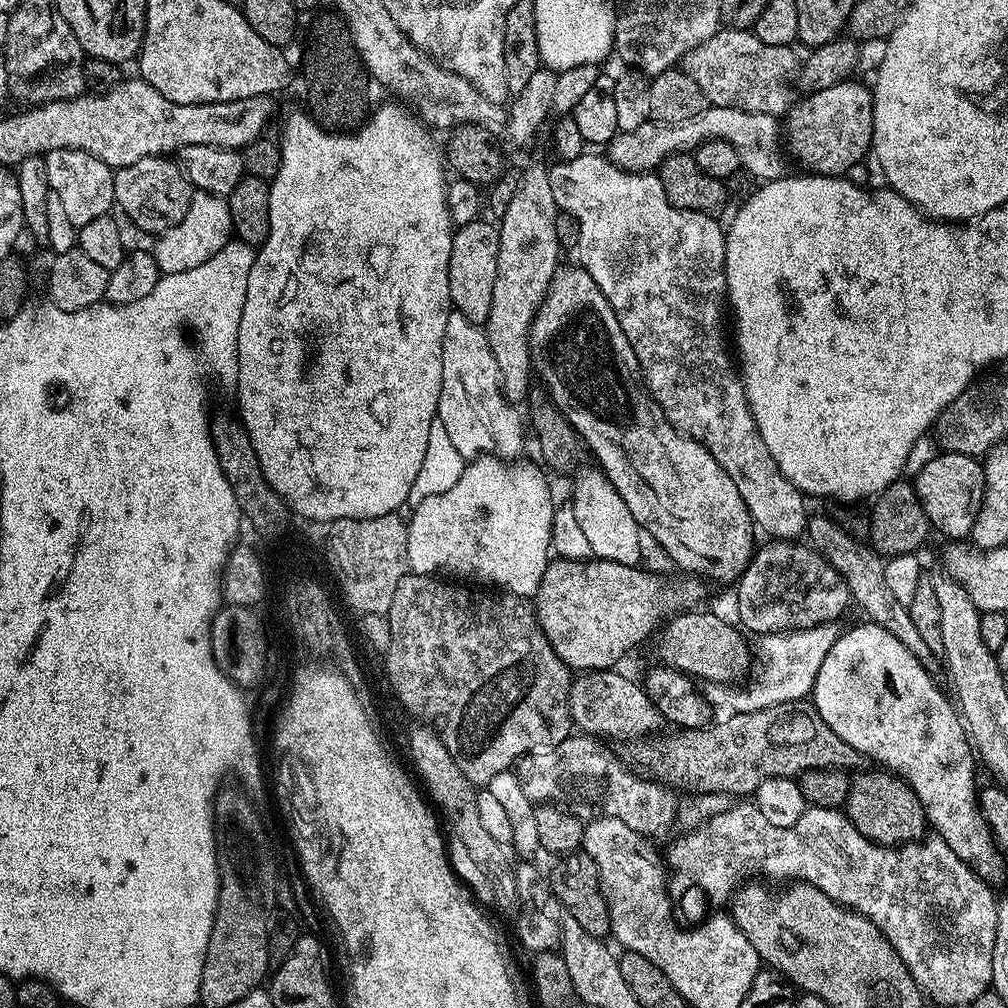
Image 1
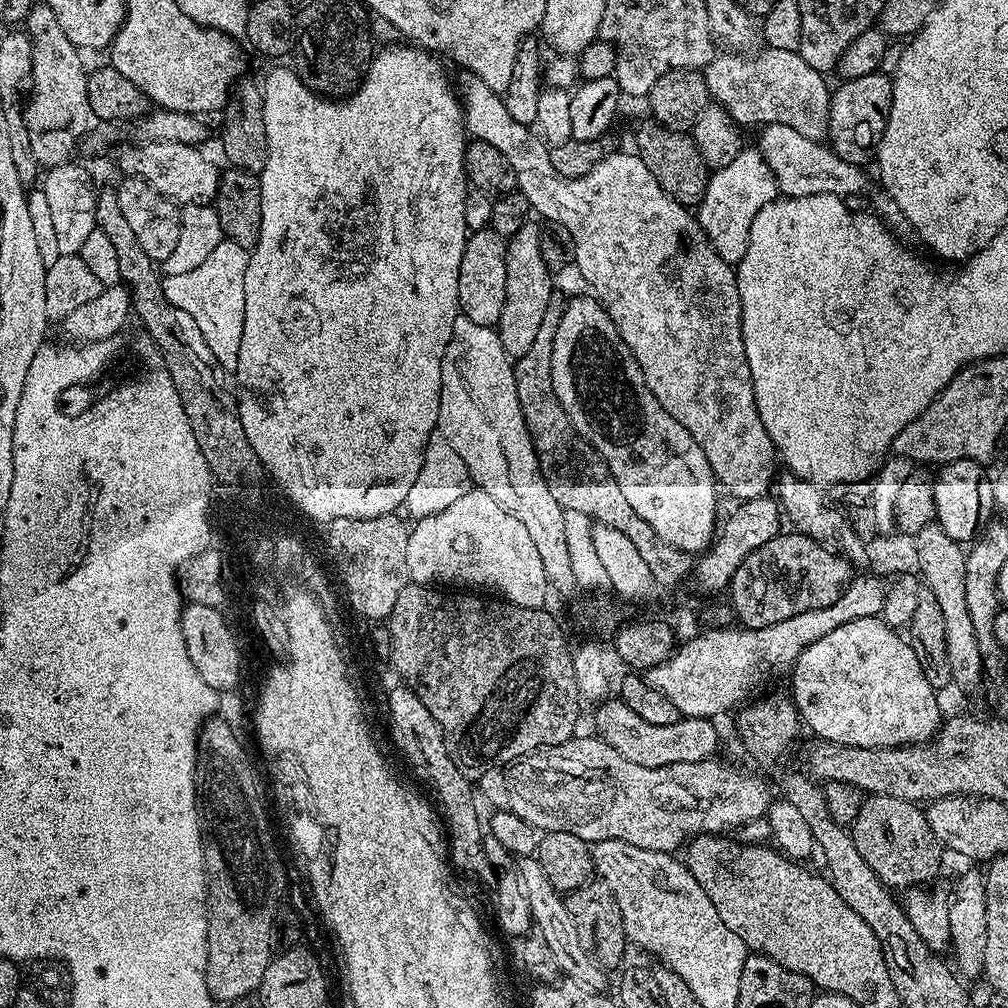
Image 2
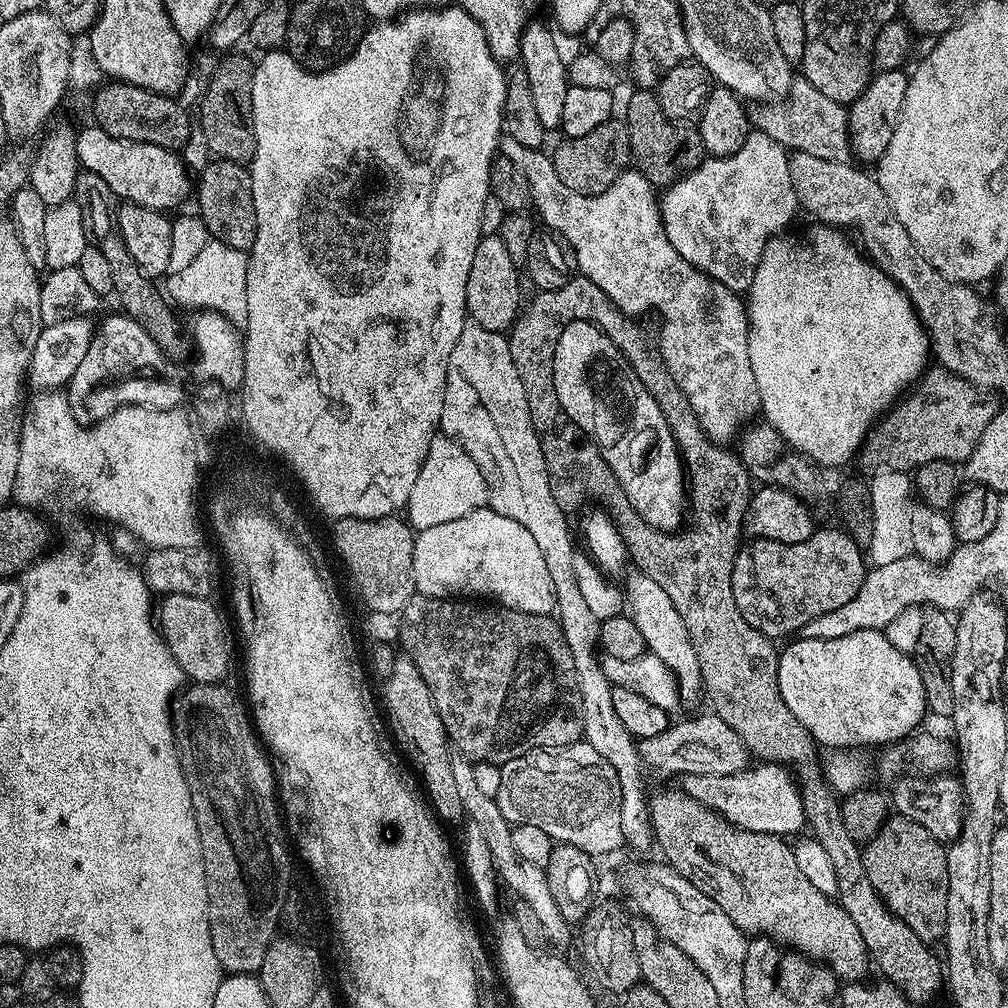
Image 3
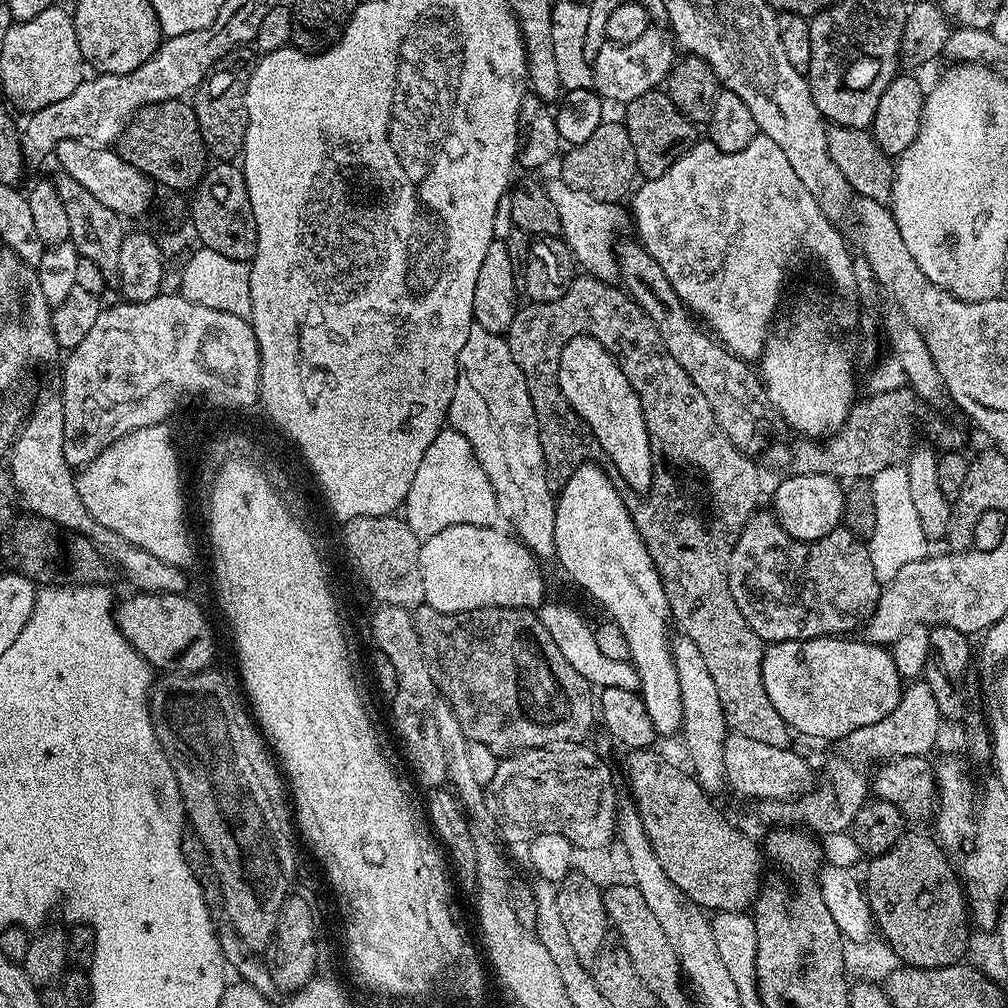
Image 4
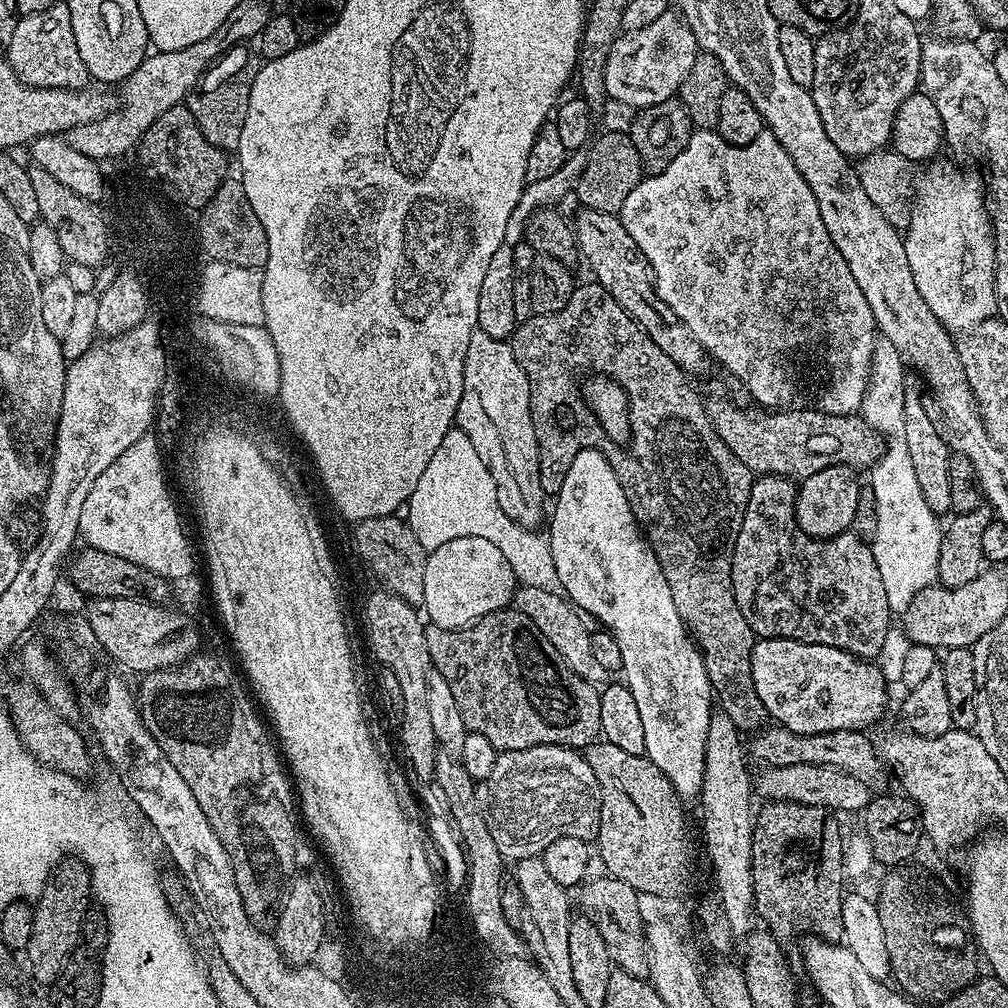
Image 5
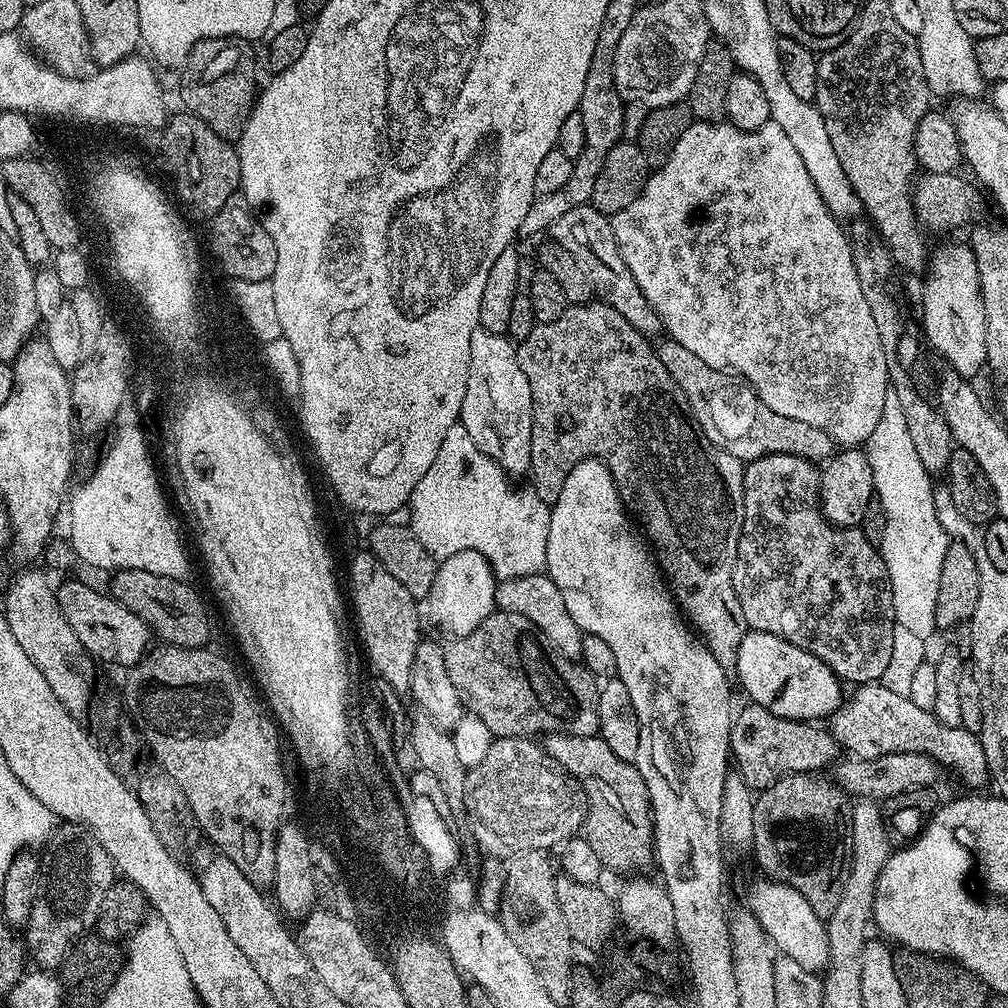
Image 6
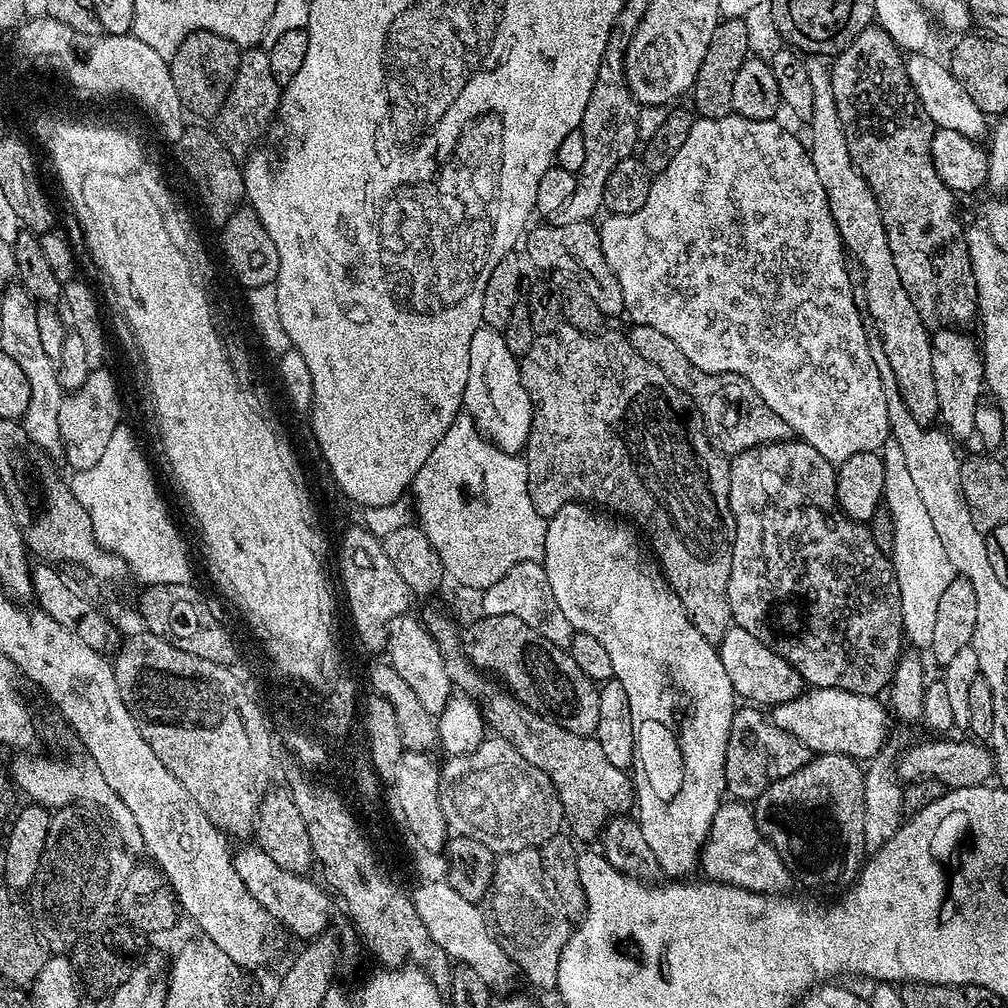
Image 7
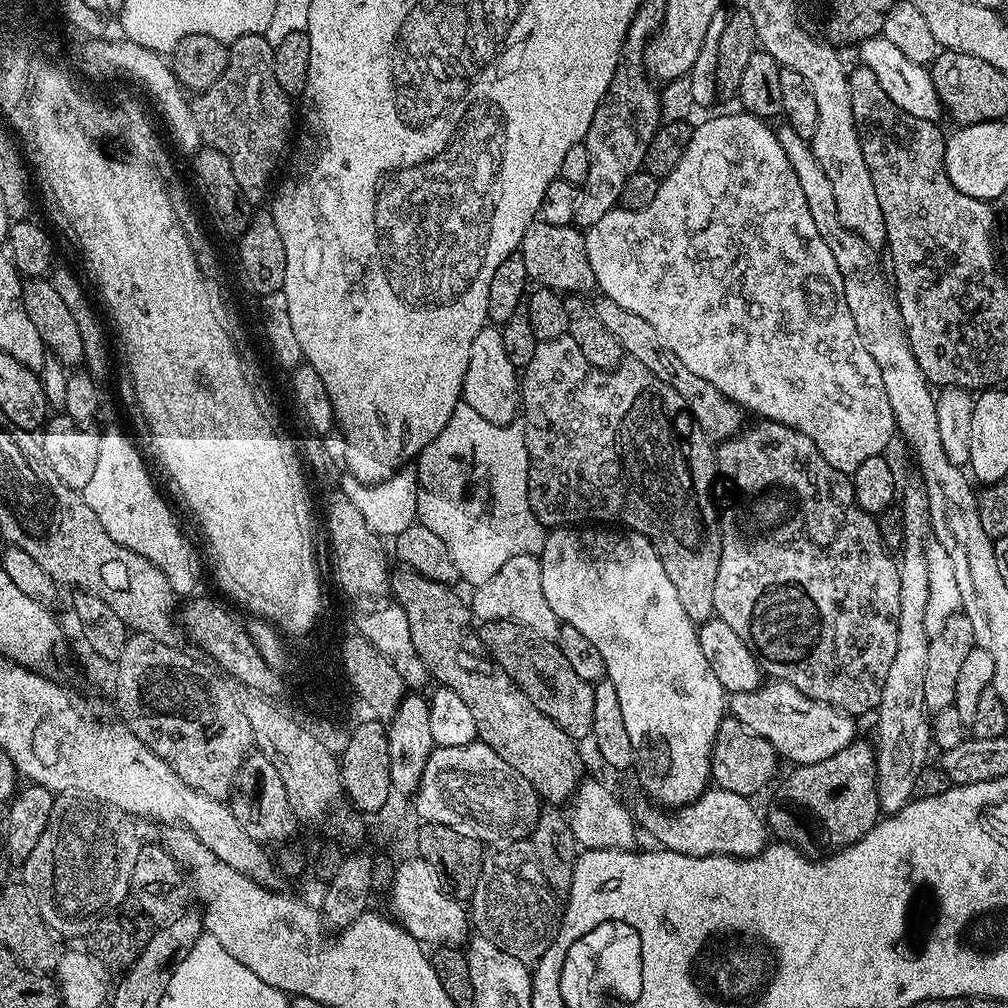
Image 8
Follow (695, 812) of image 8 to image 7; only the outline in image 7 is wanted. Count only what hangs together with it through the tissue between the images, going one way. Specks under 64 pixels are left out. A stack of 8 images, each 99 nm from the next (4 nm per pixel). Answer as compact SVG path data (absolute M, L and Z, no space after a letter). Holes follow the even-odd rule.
M744 802L721 803L710 826L708 840L700 852L699 867L703 875L717 884L733 884L748 892L784 894L794 884L794 877L782 862L778 850L758 830L755 811Z

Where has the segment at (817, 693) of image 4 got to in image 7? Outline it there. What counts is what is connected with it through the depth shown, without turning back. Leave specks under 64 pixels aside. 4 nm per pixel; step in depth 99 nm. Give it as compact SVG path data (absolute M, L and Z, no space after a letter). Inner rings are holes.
M733 626L719 640L718 651L722 666L726 666L726 675L741 701L756 706L775 706L800 696L802 681L798 670L794 670L794 666L790 666L790 662L786 662L775 648L756 640L754 634L746 634L746 630Z

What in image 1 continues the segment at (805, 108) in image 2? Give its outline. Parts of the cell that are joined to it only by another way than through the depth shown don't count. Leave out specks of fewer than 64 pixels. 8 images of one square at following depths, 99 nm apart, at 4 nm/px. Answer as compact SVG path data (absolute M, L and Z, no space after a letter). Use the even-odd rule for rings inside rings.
M721 27L719 32L715 32L706 42L694 46L684 55L682 61L683 71L698 82L698 90L702 90L705 101L709 105L717 108L737 108L747 112L757 112L758 114L770 114L780 118L787 113L794 103L792 96L792 84L794 88L794 77L798 72L798 59L792 53L789 46L766 46L762 38L758 38L755 31L746 28Z

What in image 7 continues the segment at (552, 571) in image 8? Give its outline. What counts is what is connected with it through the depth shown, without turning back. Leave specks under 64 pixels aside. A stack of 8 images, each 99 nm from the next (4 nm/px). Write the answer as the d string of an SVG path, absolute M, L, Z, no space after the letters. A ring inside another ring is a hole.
M584 502L567 504L562 506L562 510L558 510L558 514L554 514L548 520L542 563L546 570L546 578L550 578L550 587L554 590L554 598L558 601L558 610L562 610L562 614L566 614L566 619L570 622L573 630L591 634L592 637L598 638L598 642L602 642L602 647L610 654L610 659L614 665L614 679L622 682L622 690L626 690L626 698L630 698L630 714L634 722L634 738L636 739L636 764L638 769L640 768L640 780L638 776L634 784L634 808L635 811L640 811L638 819L642 838L646 838L650 850L654 850L654 858L658 858L658 866L665 877L688 878L695 873L692 871L697 871L700 852L708 840L710 826L714 822L714 814L718 814L721 803L726 796L724 786L726 742L730 738L730 722L738 707L738 697L730 682L730 677L726 675L726 666L722 666L722 658L717 645L713 641L702 638L702 634L698 634L698 630L690 622L678 594L672 592L672 588L664 579L659 563L653 559L645 545L645 549L640 545L639 539L641 540L641 537L623 519L613 518Z

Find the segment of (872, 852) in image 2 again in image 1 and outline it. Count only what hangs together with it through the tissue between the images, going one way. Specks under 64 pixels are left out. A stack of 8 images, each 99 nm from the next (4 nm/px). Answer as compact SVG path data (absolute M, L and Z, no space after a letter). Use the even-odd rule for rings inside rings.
M864 770L864 778L853 775L849 779L846 789L848 821L875 844L899 846L919 841L926 832L926 817L914 790L905 780L887 770L875 771Z

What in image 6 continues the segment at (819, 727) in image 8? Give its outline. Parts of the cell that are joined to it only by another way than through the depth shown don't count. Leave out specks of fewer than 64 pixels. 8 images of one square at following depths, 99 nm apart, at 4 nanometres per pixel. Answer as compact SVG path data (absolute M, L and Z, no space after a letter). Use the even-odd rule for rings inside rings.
M881 682L861 684L853 692L856 693L853 696L851 693L830 718L832 737L845 753L857 760L873 760L895 752L926 754L945 769L953 768L960 775L961 782L969 784L972 790L979 789L976 787L989 779L986 754L977 733L946 726L935 712L914 706L909 696L894 694Z

